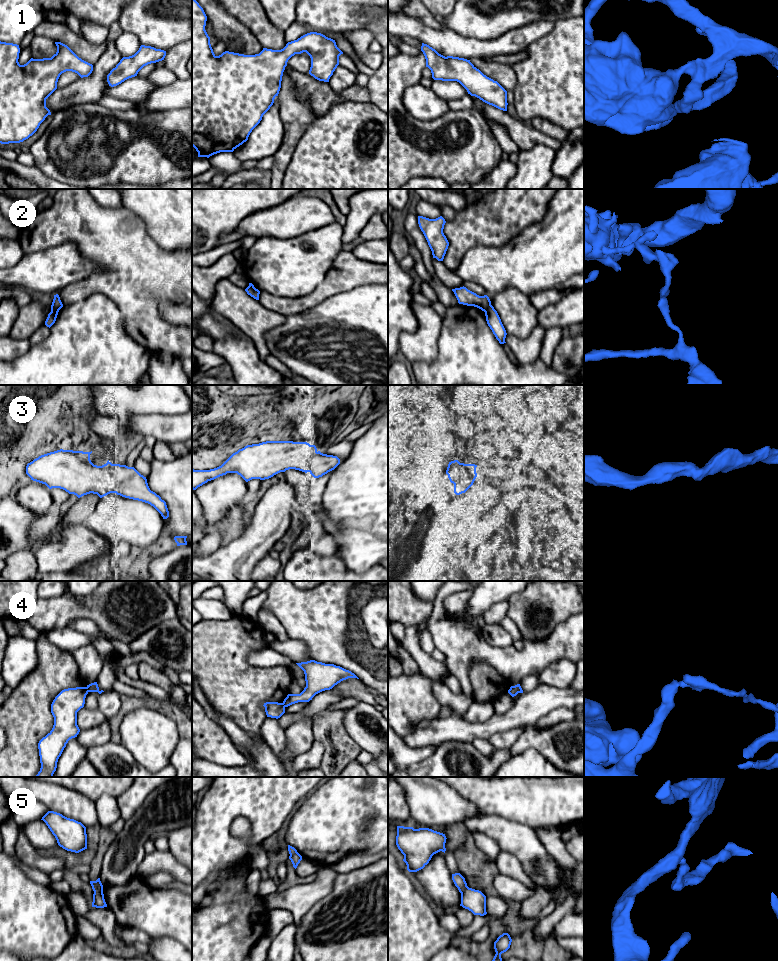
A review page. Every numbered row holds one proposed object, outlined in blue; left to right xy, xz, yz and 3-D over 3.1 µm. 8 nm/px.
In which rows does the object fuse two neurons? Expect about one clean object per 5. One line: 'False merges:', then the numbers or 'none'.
False merges: 2, 4, 5

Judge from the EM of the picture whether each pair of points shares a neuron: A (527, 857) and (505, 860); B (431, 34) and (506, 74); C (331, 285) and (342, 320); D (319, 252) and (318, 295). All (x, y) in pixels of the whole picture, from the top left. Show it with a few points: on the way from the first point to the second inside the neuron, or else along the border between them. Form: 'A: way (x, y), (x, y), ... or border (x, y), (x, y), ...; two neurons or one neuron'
A: border (502, 851), (511, 853), (530, 878); two neurons
B: border (483, 58), (469, 59); two neurons
C: border (356, 286), (334, 294), (313, 306); two neurons
D: border (331, 265), (313, 290), (297, 296); two neurons

